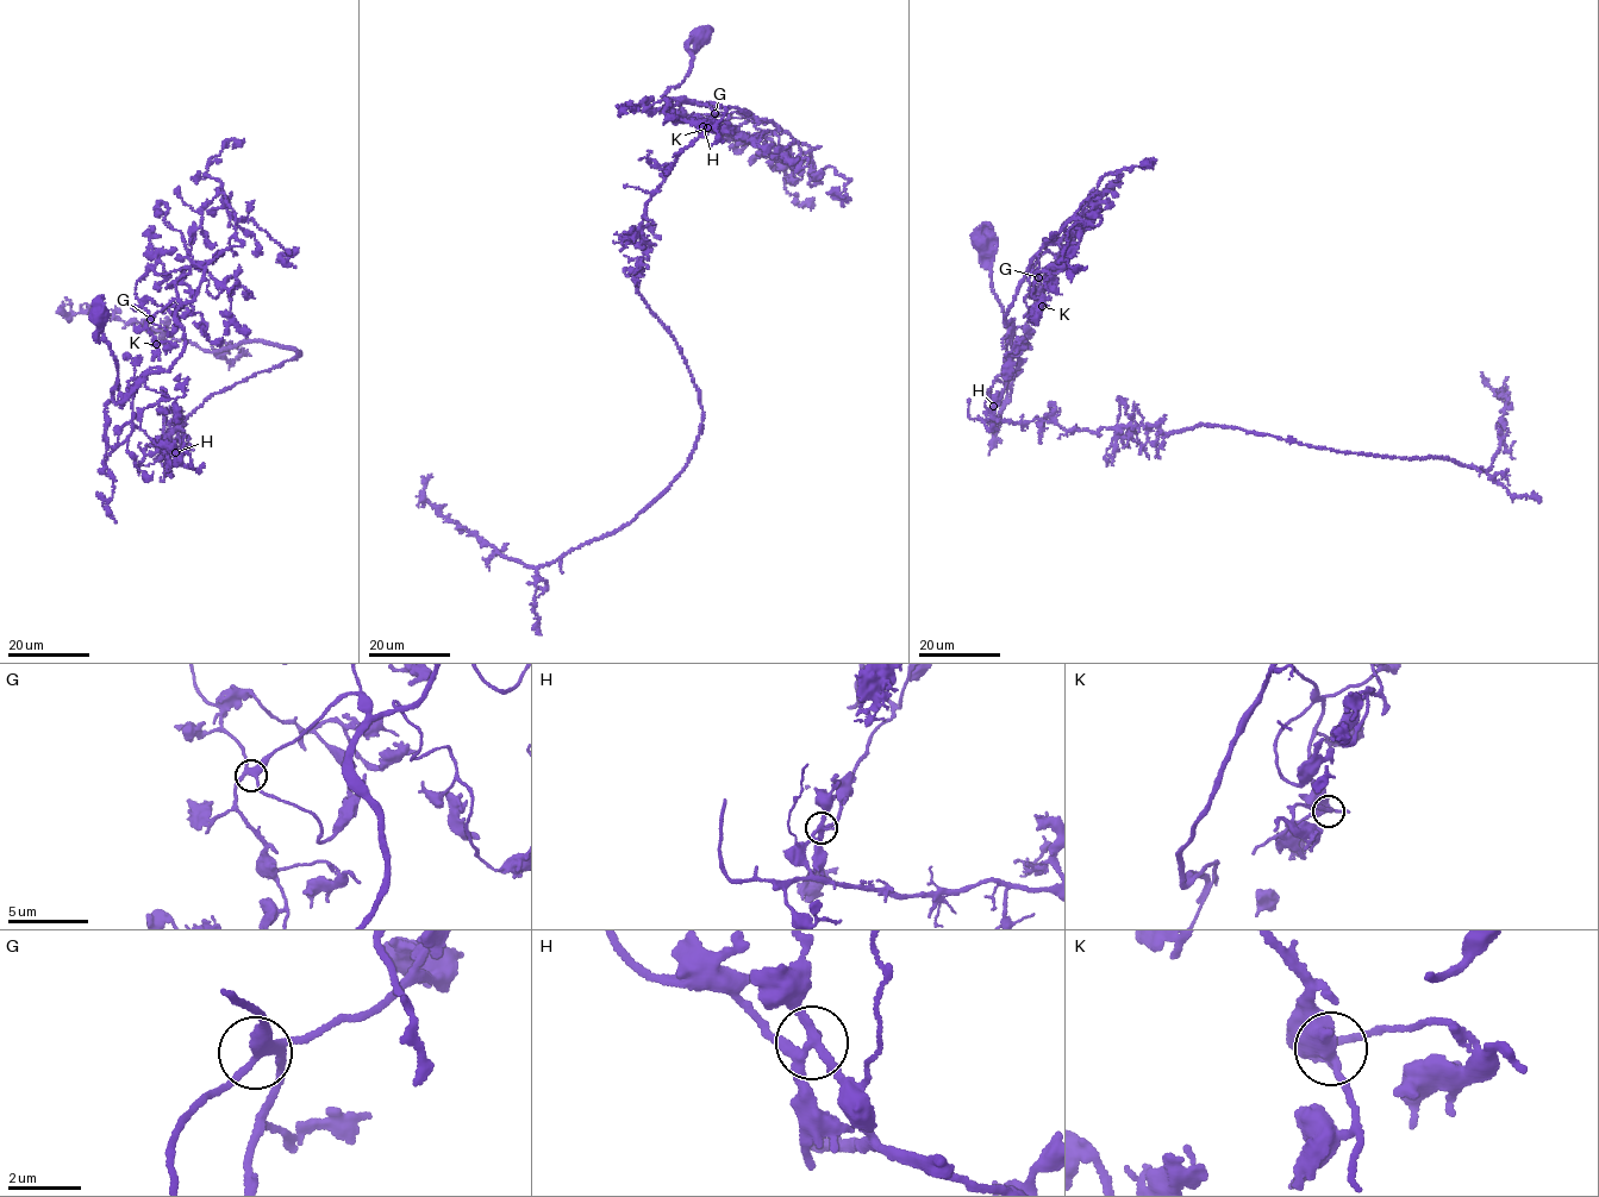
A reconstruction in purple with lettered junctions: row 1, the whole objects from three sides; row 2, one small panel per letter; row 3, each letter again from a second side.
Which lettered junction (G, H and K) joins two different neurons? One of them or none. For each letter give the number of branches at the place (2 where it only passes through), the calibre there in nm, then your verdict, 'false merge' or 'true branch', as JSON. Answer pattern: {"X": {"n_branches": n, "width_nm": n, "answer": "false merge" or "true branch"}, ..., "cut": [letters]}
{"G": {"n_branches": 4, "width_nm": 300, "answer": "true branch"}, "H": {"n_branches": 4, "width_nm": 280, "answer": "false merge"}, "K": {"n_branches": 4, "width_nm": 260, "answer": "true branch"}, "cut": ["H"]}

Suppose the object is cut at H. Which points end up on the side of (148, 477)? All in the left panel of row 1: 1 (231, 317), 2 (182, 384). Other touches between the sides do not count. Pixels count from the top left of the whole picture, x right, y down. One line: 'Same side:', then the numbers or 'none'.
Same side: 1, 2

